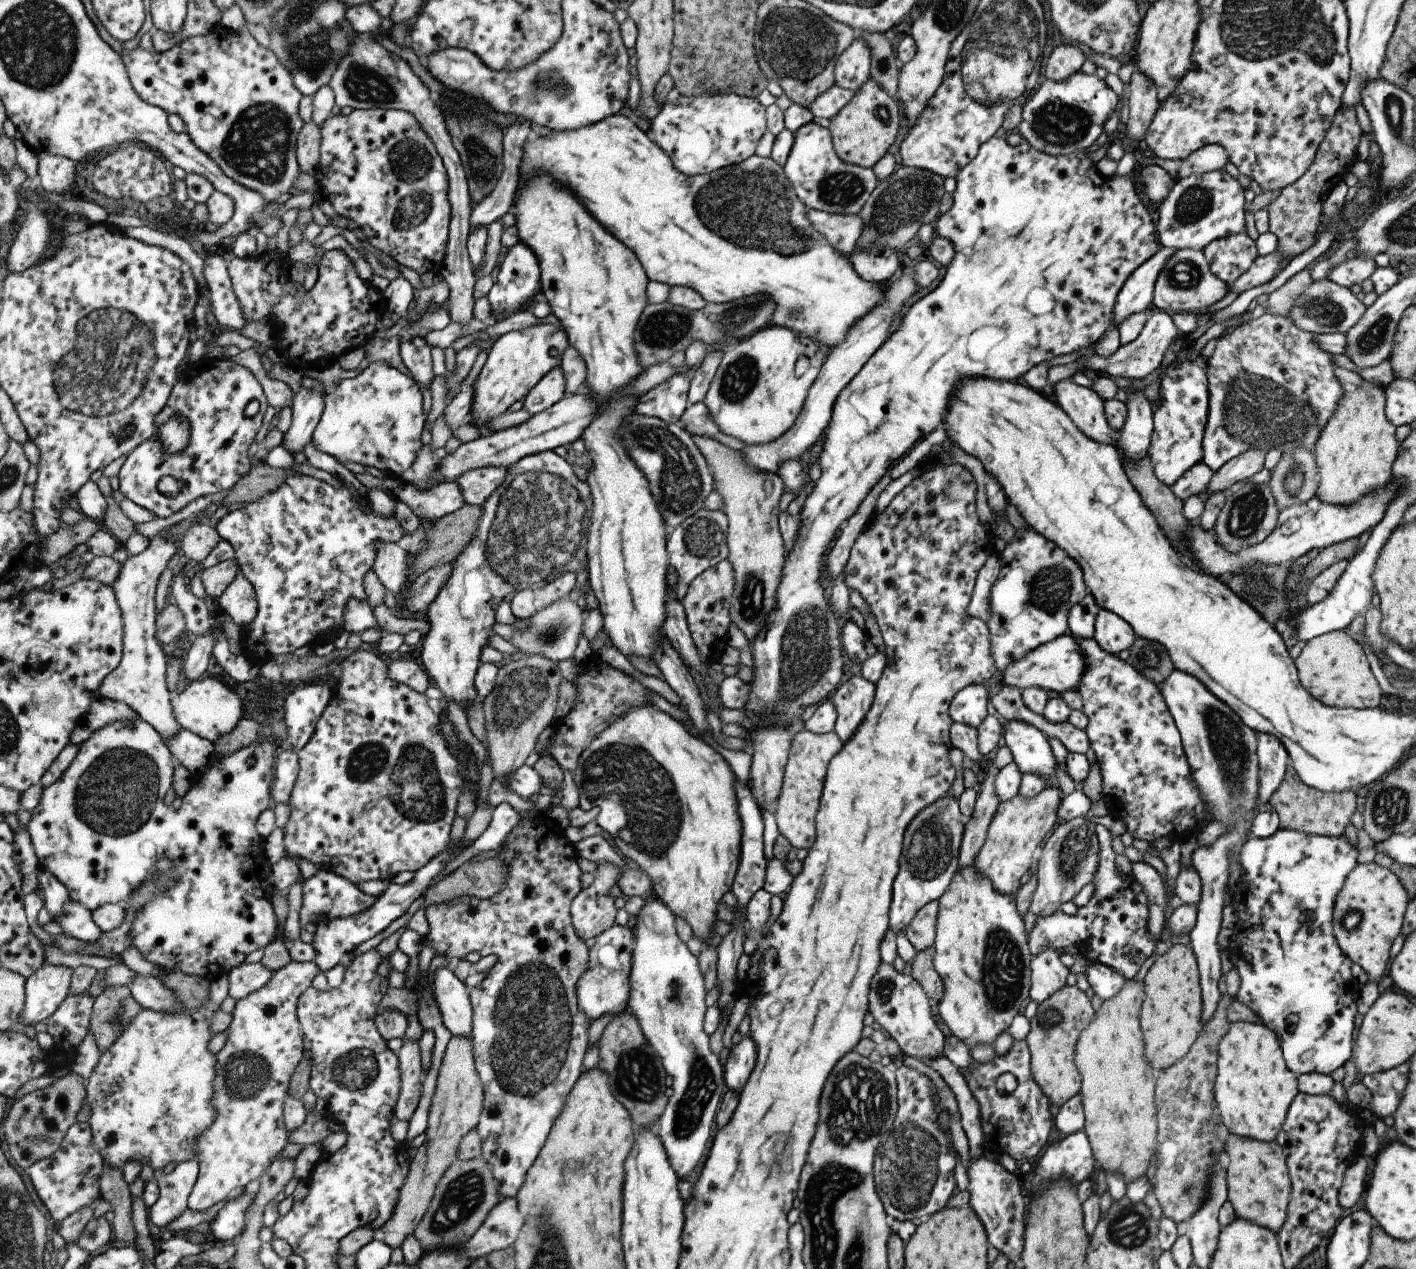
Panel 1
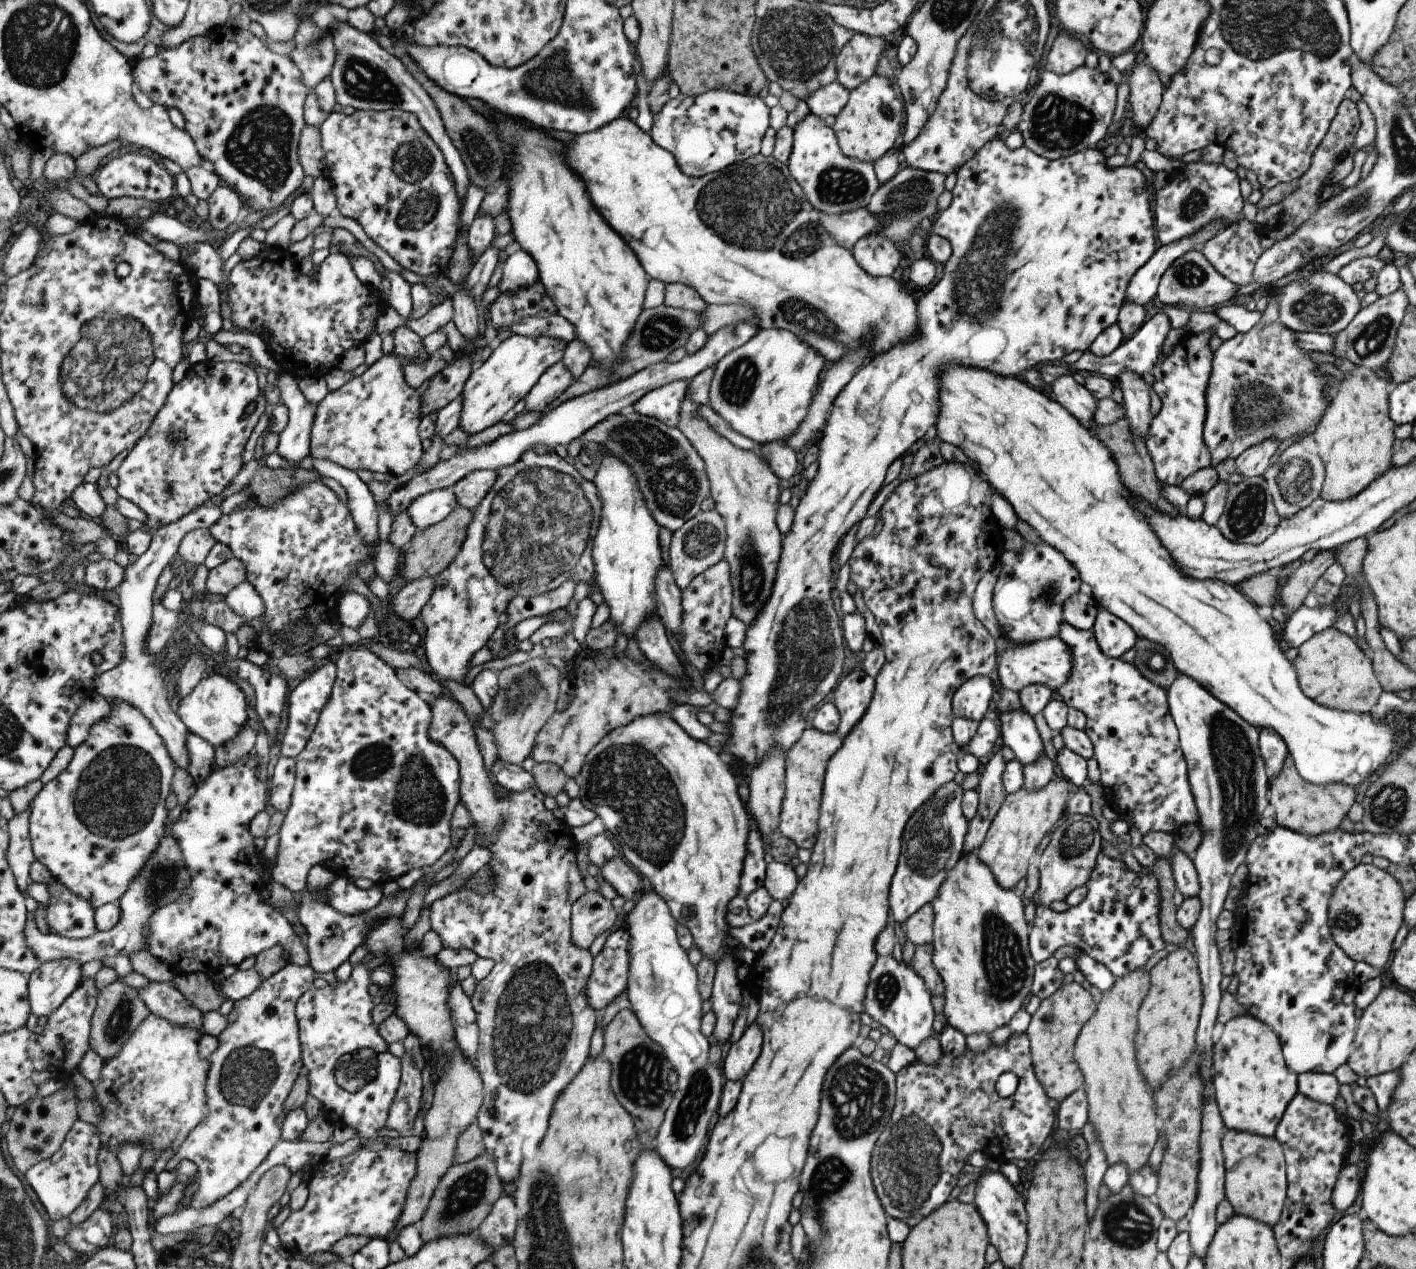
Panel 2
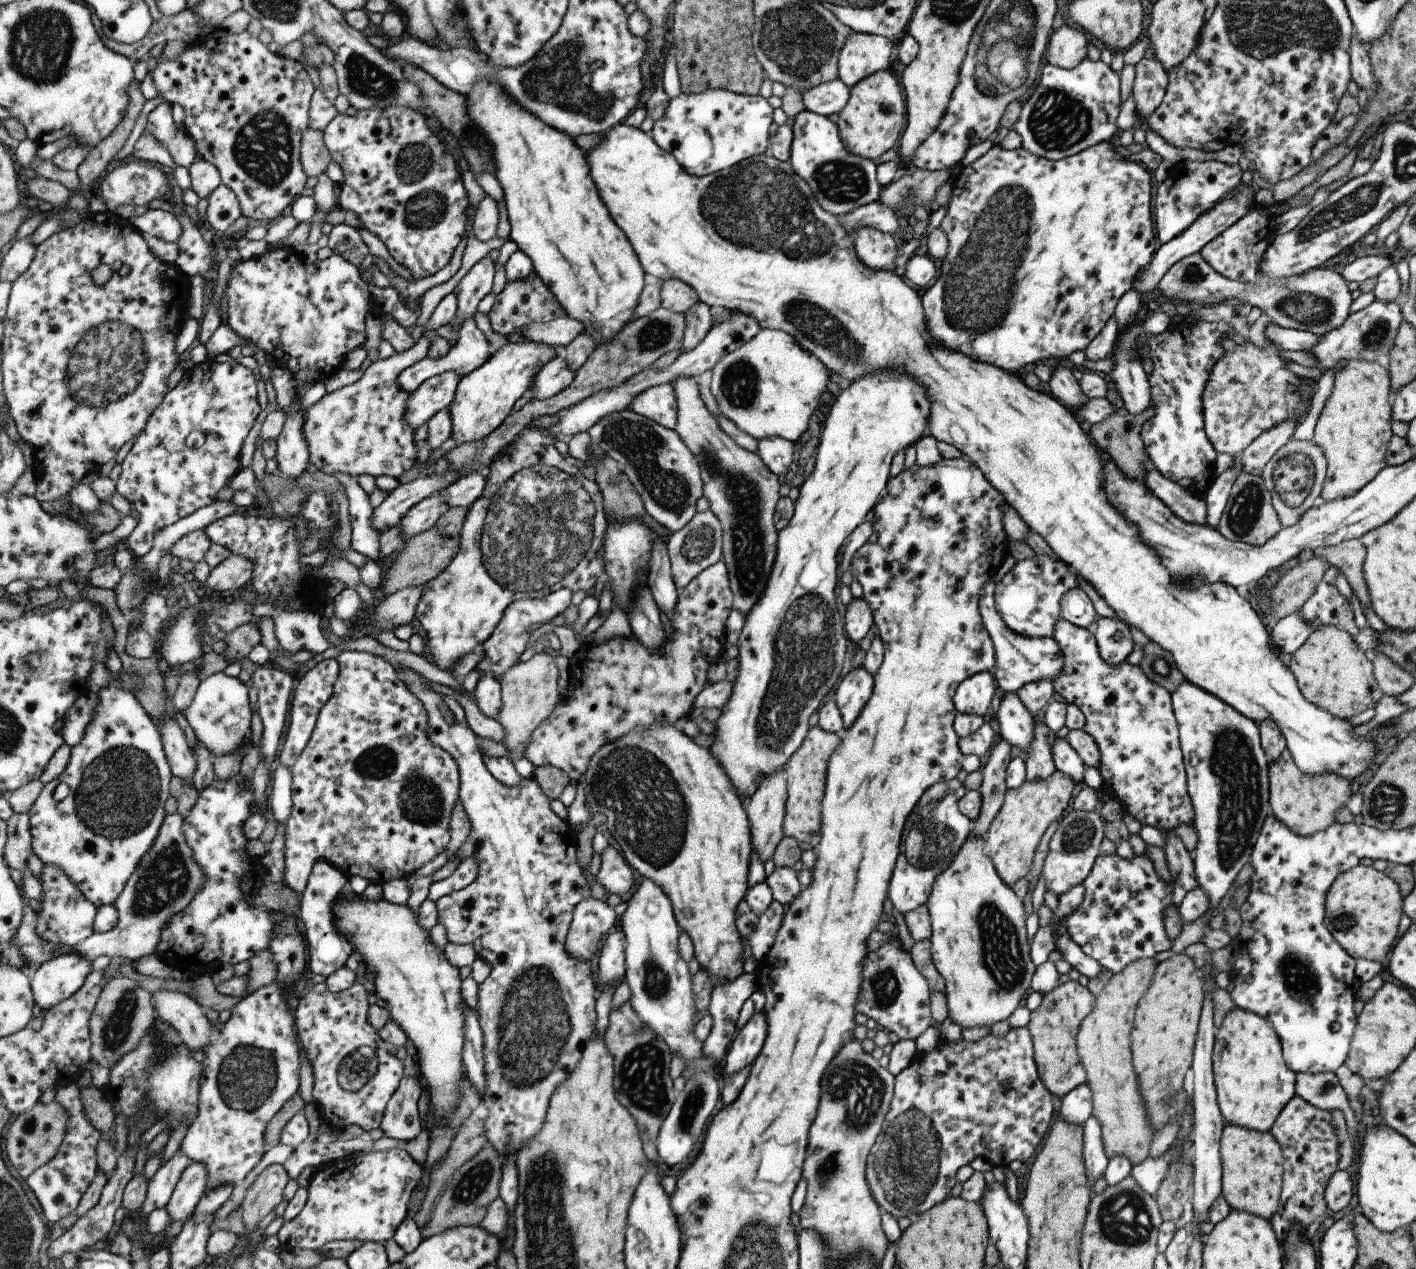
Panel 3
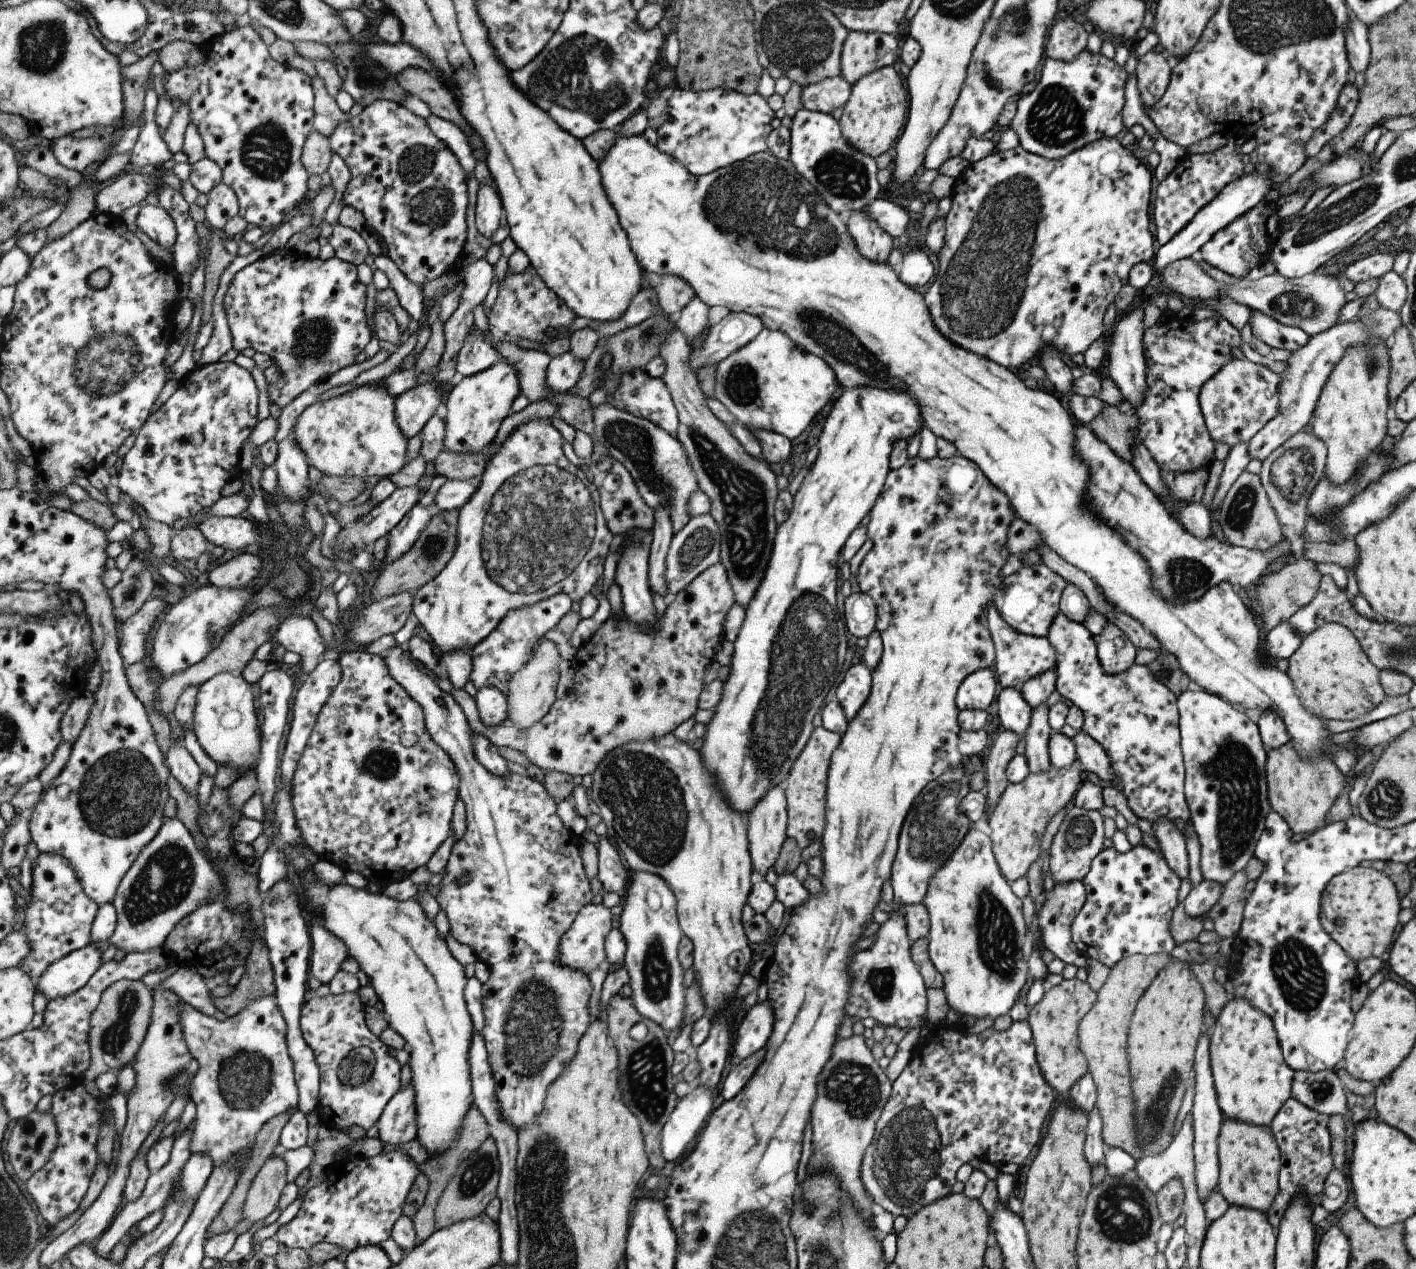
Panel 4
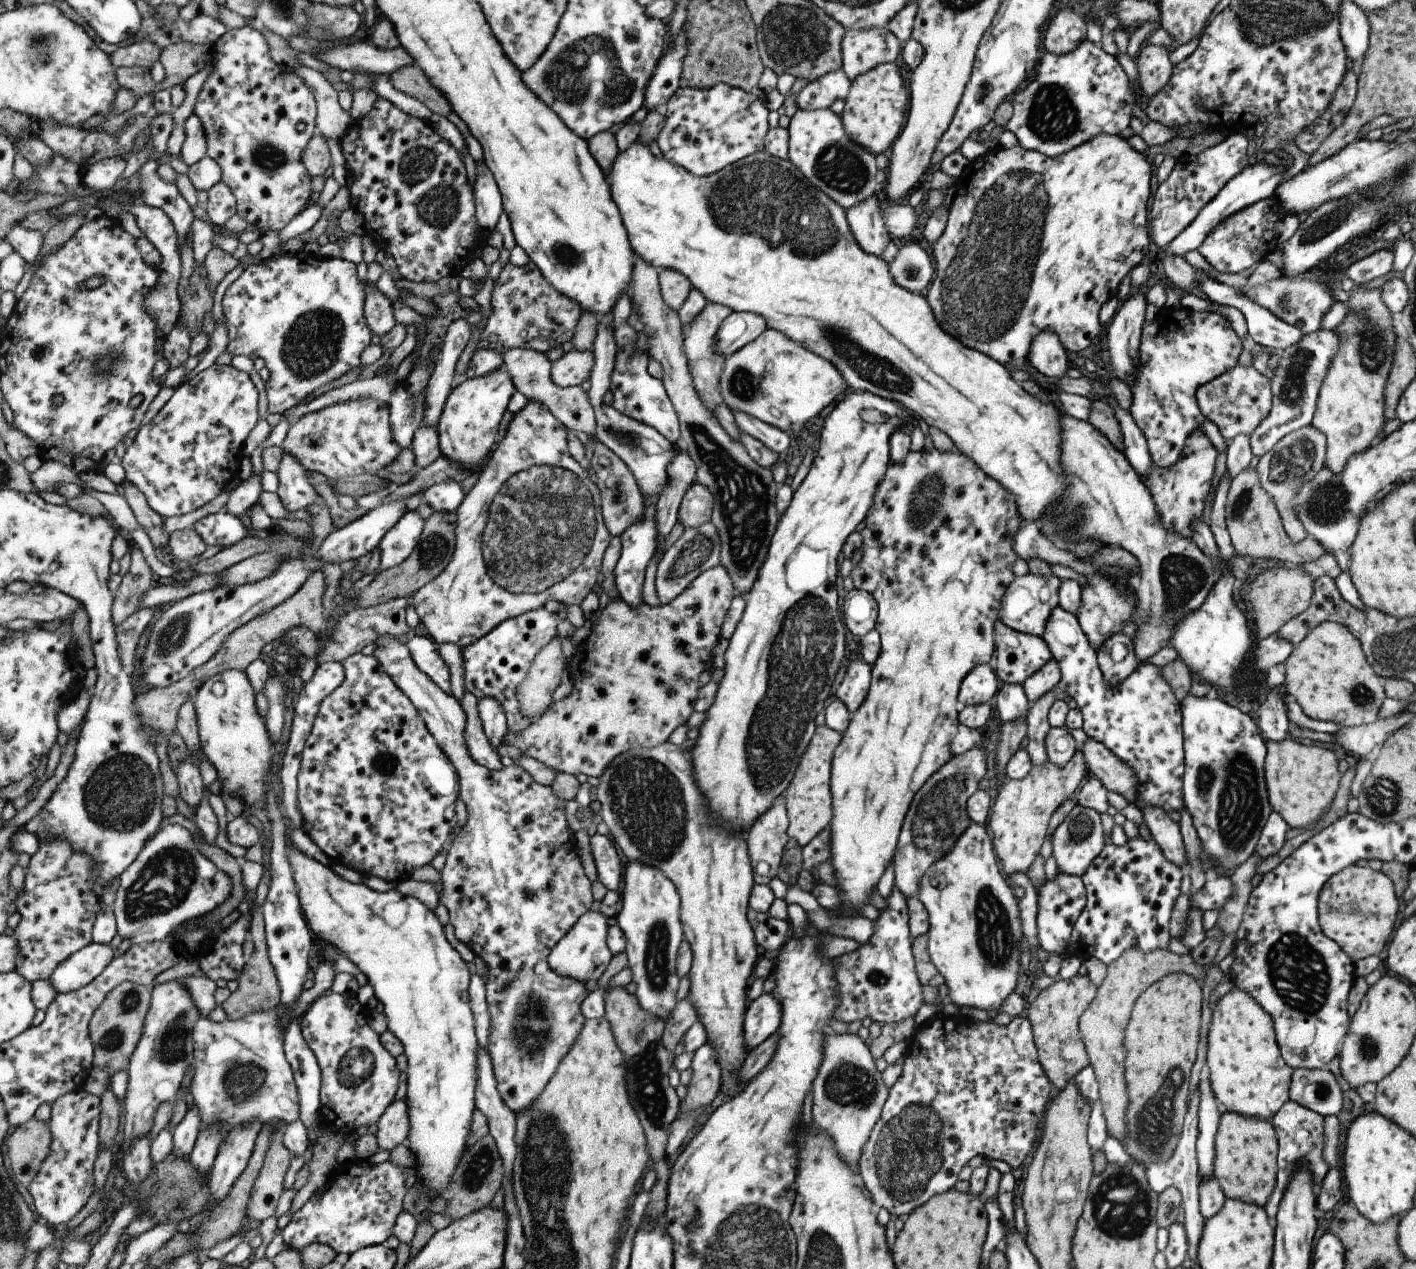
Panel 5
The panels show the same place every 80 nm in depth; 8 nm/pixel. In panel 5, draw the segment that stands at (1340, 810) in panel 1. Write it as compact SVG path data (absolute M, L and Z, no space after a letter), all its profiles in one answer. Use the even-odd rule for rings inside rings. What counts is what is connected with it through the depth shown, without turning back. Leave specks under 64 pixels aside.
M1281 740L1265 743L1264 782L1270 809L1281 816L1290 829L1305 828L1321 818L1338 789L1342 773L1338 760L1341 754L1329 745L1302 740Z

